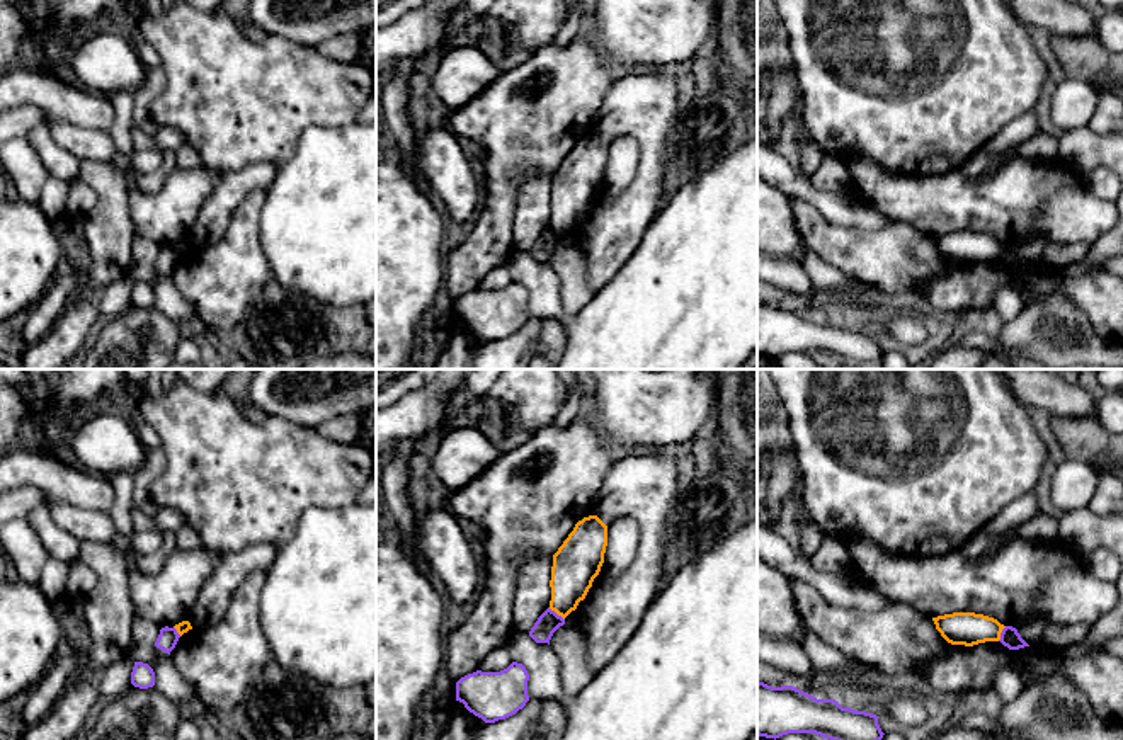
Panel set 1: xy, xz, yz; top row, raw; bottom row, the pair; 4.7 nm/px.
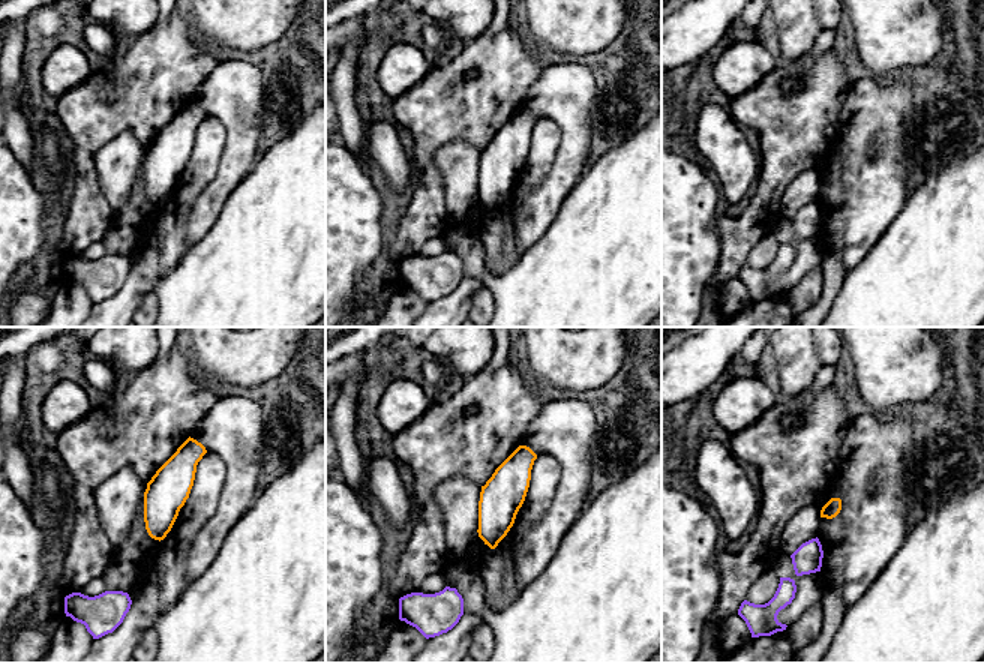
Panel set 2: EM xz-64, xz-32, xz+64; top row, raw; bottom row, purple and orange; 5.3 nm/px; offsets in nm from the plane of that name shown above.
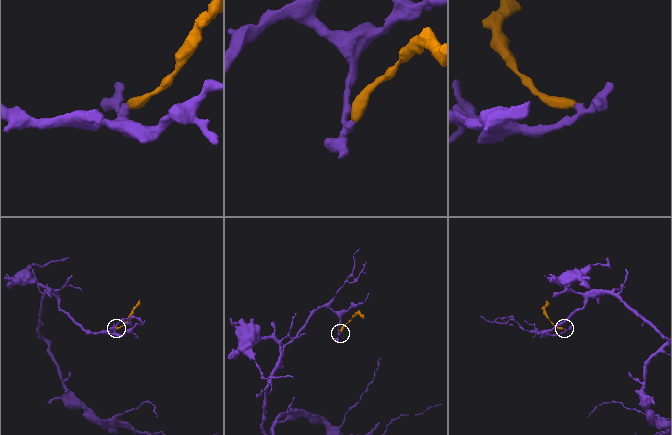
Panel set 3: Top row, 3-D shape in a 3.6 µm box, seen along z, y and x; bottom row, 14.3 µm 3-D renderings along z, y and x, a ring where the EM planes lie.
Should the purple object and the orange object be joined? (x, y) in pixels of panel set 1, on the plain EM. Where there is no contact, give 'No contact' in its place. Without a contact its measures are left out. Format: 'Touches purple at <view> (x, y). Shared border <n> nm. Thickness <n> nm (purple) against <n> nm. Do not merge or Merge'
Touches purple at xz (555, 232). Shared border 100 nm. Thickness 100 nm (purple) against 220 nm. Do not merge

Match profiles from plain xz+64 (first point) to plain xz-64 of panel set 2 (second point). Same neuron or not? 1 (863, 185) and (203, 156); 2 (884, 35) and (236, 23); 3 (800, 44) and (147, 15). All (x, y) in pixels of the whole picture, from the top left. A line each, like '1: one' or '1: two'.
1: two
2: one
3: one

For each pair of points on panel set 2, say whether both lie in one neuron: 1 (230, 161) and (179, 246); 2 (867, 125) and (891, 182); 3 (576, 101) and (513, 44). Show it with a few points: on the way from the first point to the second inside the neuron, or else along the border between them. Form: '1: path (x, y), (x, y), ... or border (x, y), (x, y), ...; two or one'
1: border (194, 201), (186, 222), (186, 242), (189, 246); two
2: path (863, 140), (863, 159), (876, 173); one
3: border (554, 62), (531, 84), (522, 99); two

